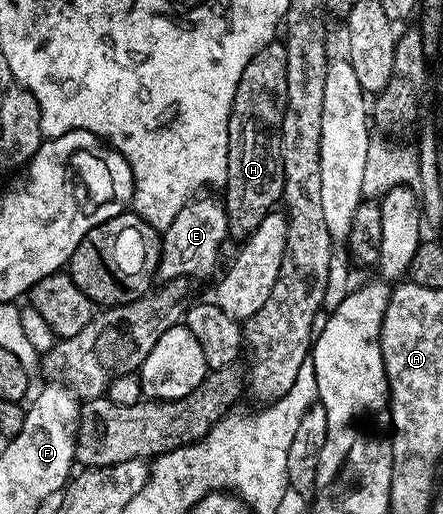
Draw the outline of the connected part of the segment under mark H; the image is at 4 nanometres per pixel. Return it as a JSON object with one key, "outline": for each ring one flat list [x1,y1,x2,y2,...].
{"outline":[[282,43,265,45,244,67,244,75,240,75,240,83,236,87,236,95,232,103,232,111,228,119,228,175,224,186,224,204,226,206,226,231,231,238,245,239,275,208,274,204,282,201,284,191,284,167,280,151,280,135,284,123,284,111,288,103,288,55]]}

